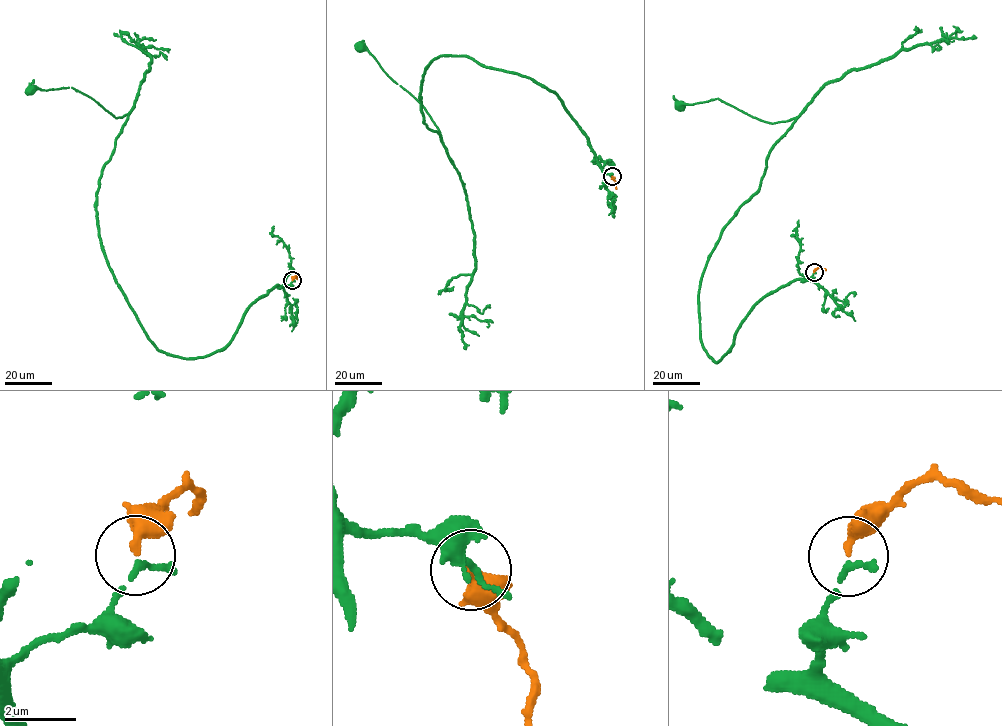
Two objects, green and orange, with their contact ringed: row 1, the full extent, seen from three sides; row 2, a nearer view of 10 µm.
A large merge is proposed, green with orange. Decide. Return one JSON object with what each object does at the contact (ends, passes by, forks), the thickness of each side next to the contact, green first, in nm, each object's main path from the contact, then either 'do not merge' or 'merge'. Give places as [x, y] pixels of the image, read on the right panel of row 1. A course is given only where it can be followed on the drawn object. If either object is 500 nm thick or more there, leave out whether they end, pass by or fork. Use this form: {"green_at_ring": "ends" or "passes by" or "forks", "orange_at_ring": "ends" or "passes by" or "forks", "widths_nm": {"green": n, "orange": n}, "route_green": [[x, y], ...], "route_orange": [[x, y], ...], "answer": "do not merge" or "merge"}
{"green_at_ring": "passes by", "orange_at_ring": "ends", "widths_nm": {"green": 130, "orange": 320}, "route_green": [[813, 272], [763, 297], [711, 358], [700, 278], [796, 118], [769, 123], [717, 98], [680, 104]], "route_orange": [[813, 272], [819, 267], [826, 270]], "answer": "merge"}

